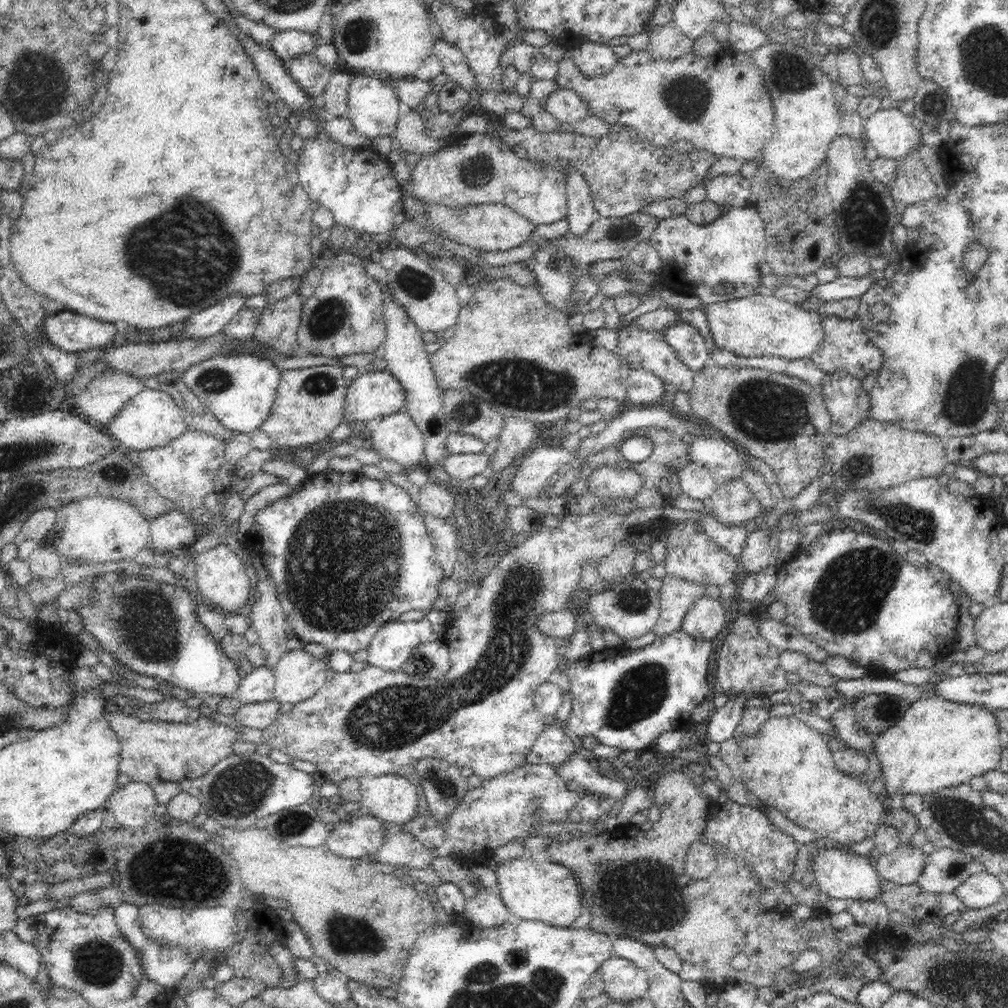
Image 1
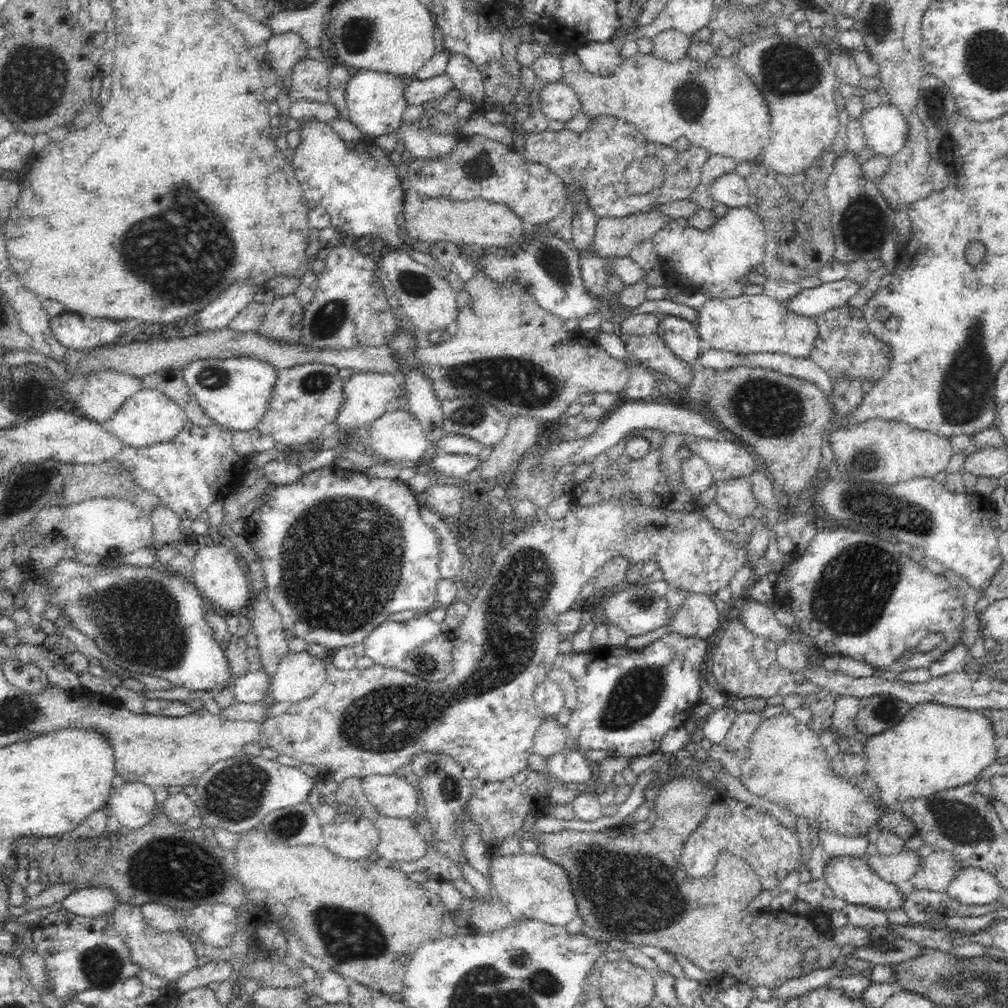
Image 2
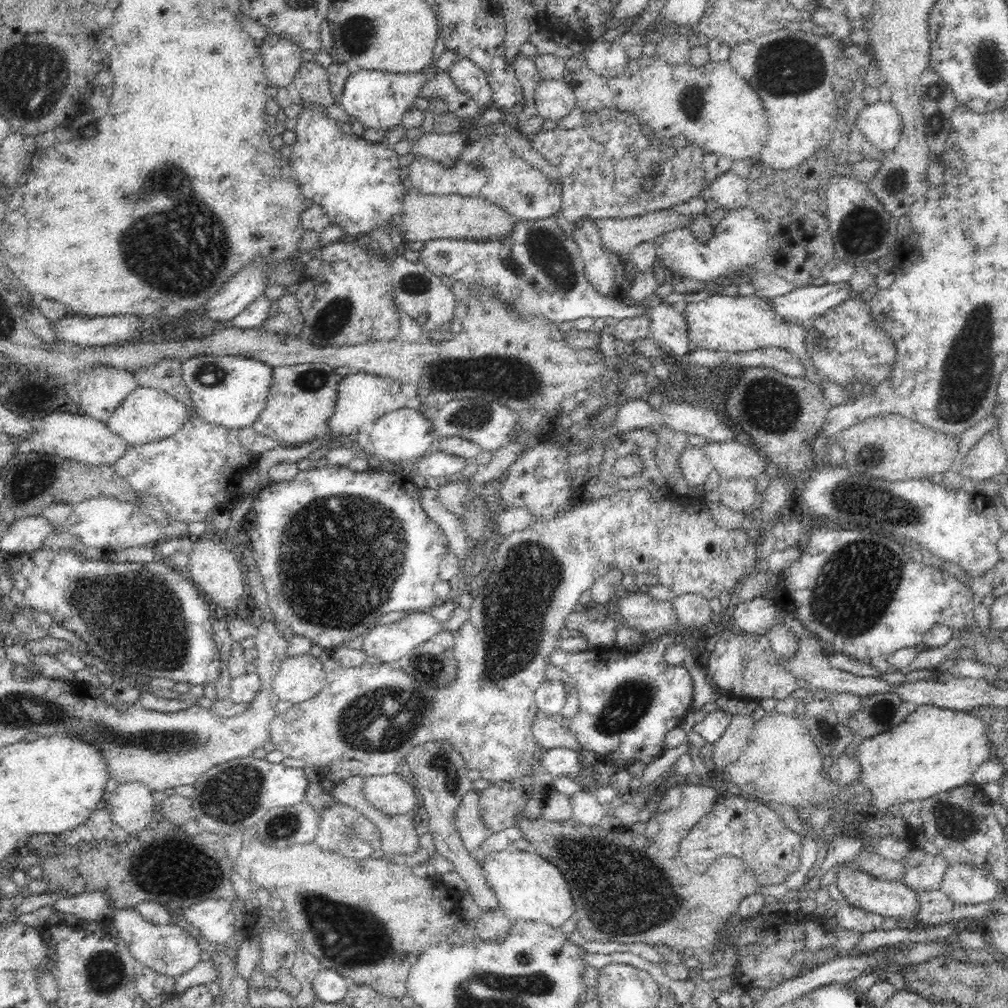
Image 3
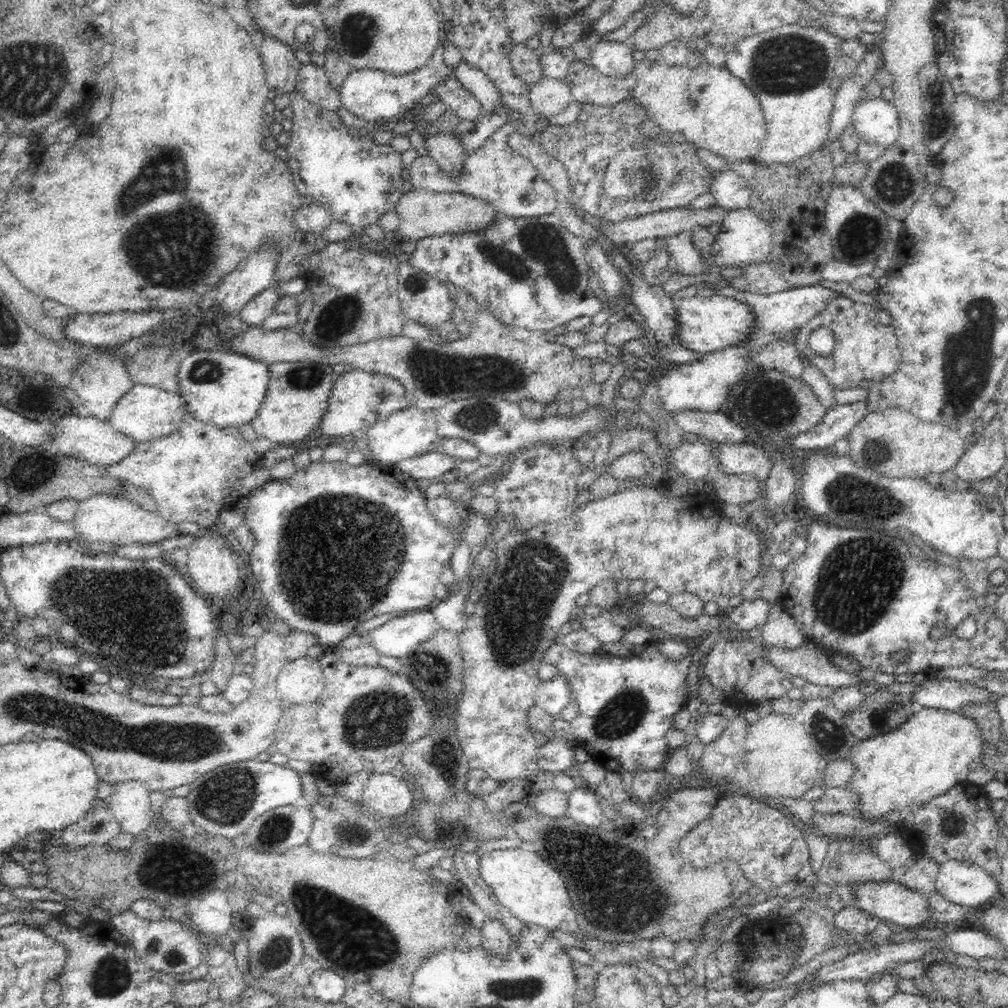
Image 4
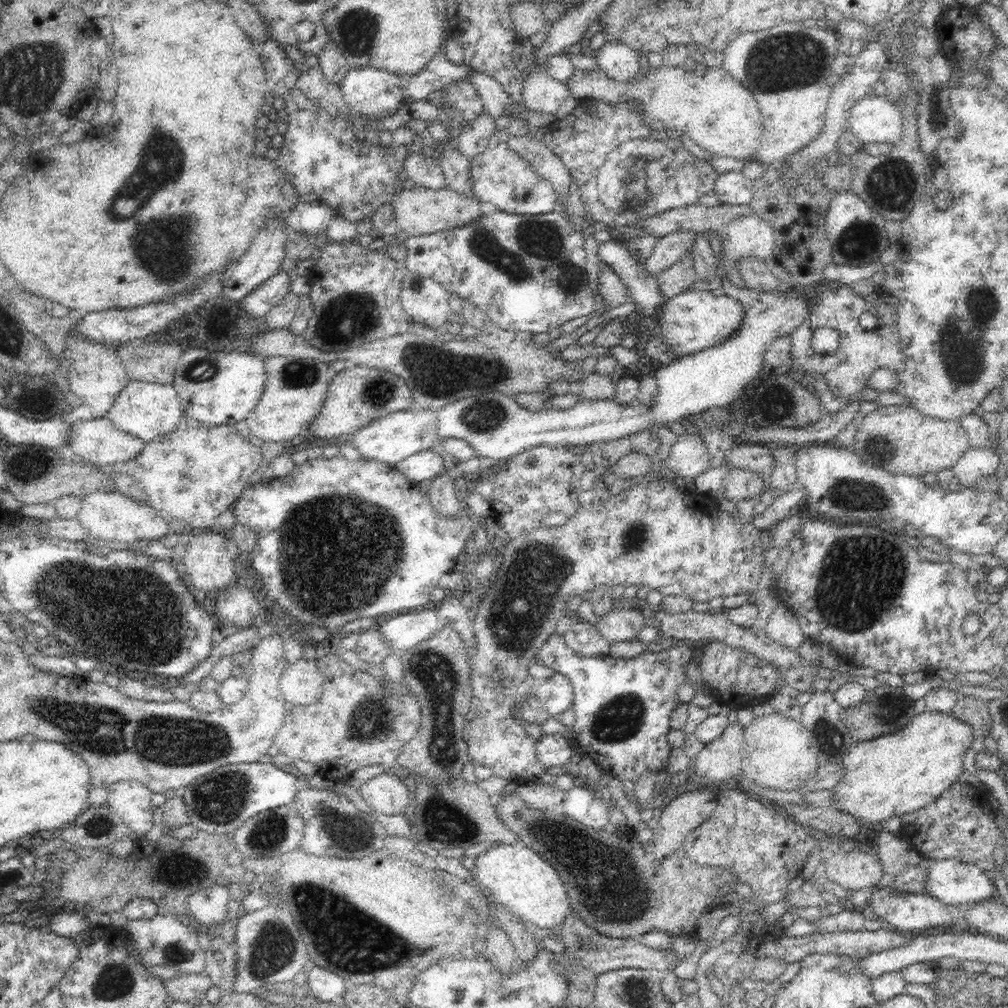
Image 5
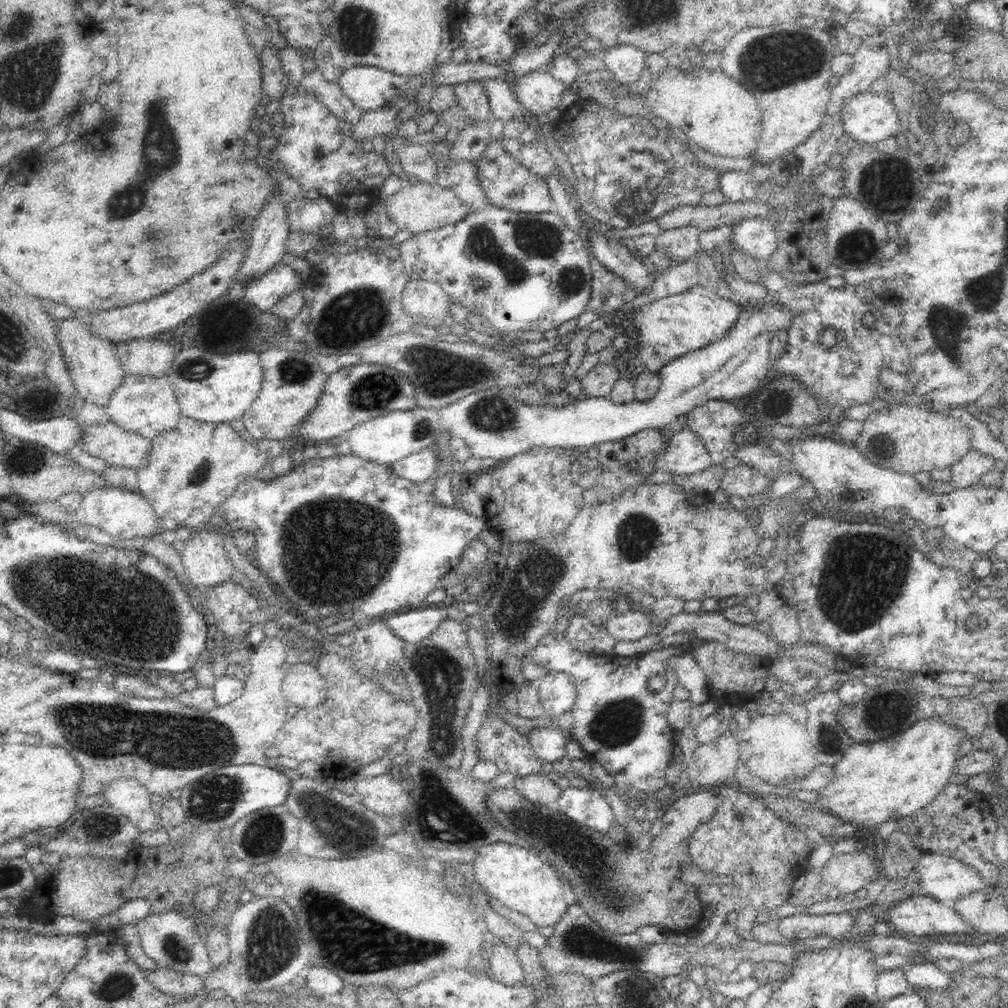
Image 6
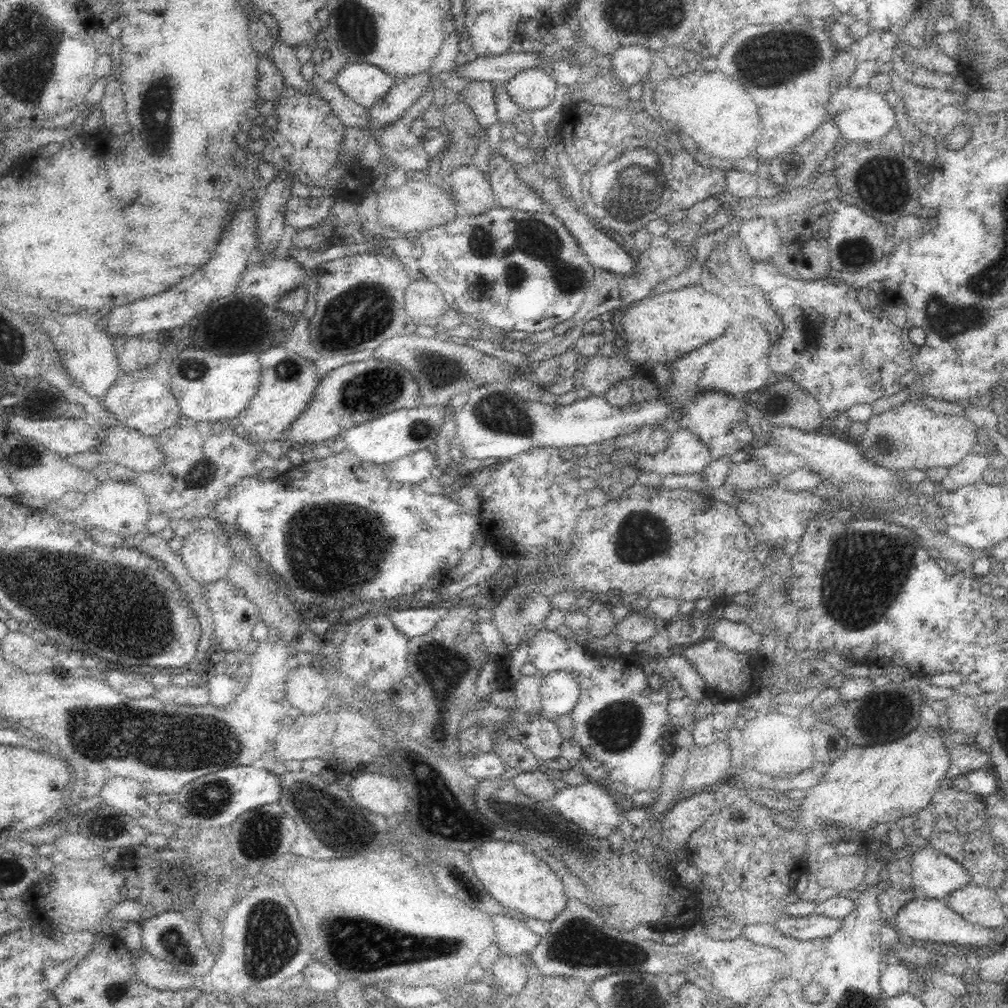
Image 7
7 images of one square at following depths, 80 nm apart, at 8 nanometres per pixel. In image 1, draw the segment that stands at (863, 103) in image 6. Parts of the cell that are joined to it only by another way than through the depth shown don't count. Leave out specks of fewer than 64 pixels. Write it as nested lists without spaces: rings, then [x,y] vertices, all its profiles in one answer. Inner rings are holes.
[[[897,108],[878,110],[865,121],[863,137],[878,151],[878,157],[898,160],[923,146],[913,119]]]

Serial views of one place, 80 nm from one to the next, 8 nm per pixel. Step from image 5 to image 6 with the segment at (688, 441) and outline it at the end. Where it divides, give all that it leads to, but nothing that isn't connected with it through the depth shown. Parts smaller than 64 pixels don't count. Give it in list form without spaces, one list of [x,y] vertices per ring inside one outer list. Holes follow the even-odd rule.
[[[683,428],[672,431],[671,441],[664,454],[656,455],[653,461],[659,478],[673,474],[696,474],[712,467],[710,453],[695,432]]]

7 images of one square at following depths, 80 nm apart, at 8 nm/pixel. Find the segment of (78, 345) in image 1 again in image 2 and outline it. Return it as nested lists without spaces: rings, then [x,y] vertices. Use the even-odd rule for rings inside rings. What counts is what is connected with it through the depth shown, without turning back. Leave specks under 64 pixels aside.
[[[63,312],[51,317],[50,330],[68,350],[93,349],[118,342],[124,334],[124,322],[114,319],[92,318],[88,315]]]

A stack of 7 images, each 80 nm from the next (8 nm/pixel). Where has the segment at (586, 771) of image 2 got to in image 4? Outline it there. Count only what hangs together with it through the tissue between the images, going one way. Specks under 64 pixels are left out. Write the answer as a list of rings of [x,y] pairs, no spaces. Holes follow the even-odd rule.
[[[556,738],[537,750],[538,767],[546,772],[568,772],[572,766],[576,766],[574,759],[575,747],[568,744],[567,740]]]

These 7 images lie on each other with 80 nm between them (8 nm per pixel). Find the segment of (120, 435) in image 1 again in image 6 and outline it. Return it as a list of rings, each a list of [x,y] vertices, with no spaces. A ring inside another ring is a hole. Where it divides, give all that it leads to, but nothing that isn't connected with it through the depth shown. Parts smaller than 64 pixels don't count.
[[[168,374],[159,377],[127,375],[122,384],[114,390],[110,402],[104,408],[107,419],[118,427],[144,438],[154,438],[172,430],[178,424],[180,420],[178,404]]]

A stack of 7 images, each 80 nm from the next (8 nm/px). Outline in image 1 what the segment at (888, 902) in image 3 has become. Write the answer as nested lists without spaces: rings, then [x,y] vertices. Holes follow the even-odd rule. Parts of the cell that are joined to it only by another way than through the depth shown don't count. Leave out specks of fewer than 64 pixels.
[[[819,848],[813,854],[810,864],[816,875],[815,884],[820,892],[829,894],[829,898],[842,900],[874,900],[880,899],[881,877],[870,864],[868,856],[856,854],[842,848]]]

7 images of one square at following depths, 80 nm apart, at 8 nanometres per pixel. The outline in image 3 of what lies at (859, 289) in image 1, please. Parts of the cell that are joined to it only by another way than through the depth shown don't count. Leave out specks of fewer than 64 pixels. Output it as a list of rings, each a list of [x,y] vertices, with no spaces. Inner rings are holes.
[[[828,283],[822,286],[806,285],[794,287],[784,296],[767,299],[778,316],[792,324],[809,326],[814,318],[824,314],[829,308],[850,299],[851,285],[845,283]]]

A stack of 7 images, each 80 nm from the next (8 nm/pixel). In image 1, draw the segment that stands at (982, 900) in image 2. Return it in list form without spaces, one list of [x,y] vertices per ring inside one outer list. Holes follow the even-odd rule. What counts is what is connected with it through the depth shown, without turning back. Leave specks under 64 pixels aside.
[[[978,872],[953,890],[968,909],[982,910],[996,904],[1005,894],[1000,880],[986,872]]]

